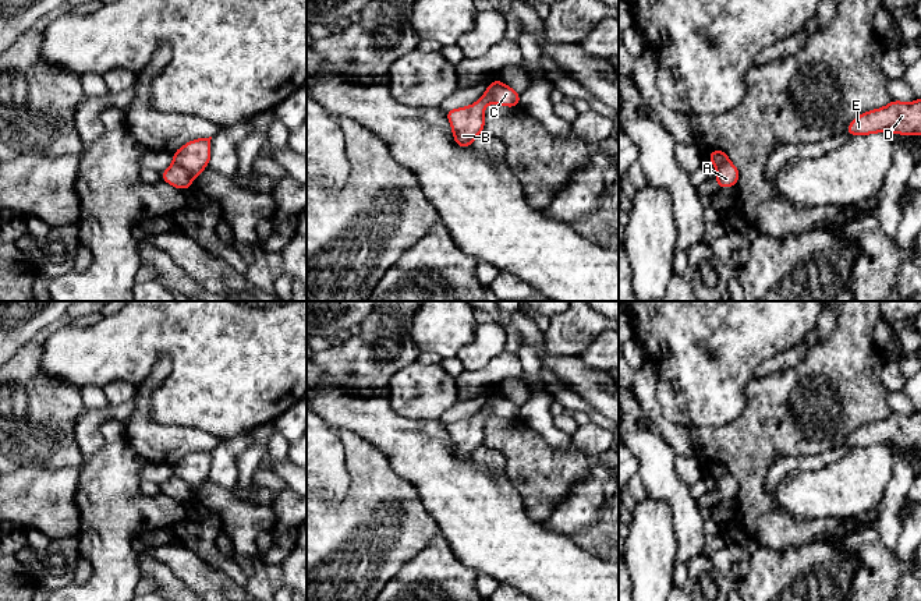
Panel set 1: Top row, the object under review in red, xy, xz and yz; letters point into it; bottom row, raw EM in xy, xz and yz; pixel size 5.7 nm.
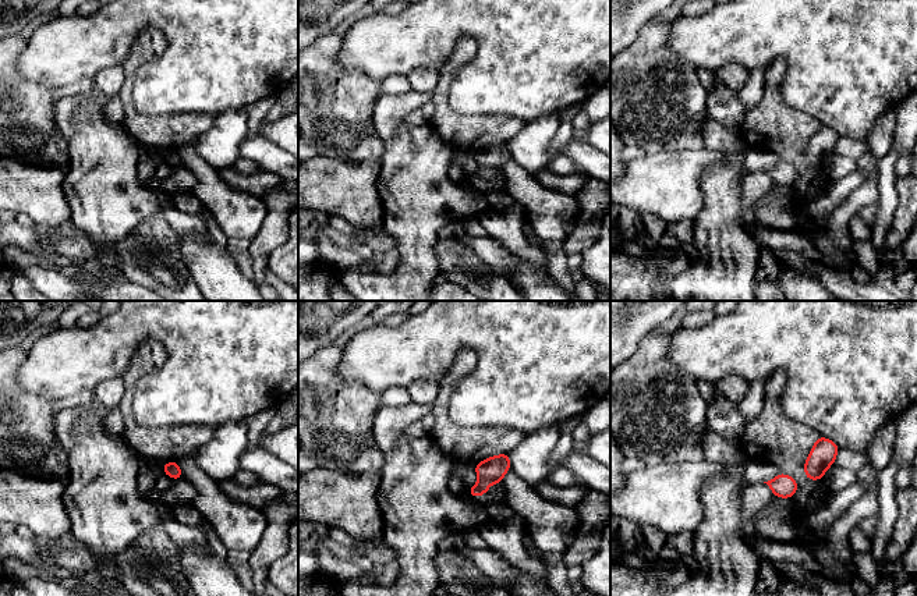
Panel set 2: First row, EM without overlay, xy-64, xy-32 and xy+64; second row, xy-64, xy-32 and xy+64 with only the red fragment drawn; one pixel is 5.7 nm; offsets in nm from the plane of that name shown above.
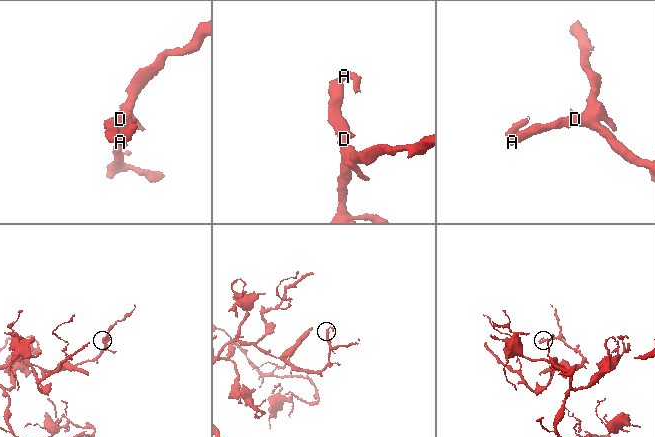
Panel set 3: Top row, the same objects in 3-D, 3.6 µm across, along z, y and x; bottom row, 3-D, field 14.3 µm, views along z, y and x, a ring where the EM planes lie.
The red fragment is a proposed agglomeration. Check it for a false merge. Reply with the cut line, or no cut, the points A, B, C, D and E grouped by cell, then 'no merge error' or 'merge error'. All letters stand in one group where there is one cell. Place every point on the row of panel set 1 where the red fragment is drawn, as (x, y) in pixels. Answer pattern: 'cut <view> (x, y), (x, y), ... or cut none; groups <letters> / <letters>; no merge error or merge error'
cut xy (174, 162), (183, 166), (192, 177); groups A B D E / C; merge error

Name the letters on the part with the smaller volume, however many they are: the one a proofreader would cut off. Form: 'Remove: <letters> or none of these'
Remove: C

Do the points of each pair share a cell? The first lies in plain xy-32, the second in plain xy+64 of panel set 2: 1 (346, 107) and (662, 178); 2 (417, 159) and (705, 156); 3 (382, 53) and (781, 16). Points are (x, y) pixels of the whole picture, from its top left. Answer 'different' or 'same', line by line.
1: different
2: different
3: same

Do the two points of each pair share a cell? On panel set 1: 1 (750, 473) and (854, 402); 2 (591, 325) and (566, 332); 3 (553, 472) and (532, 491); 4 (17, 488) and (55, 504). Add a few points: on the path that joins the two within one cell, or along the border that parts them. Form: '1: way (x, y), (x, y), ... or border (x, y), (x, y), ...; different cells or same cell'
1: way (774, 446), (814, 406), (828, 402); same cell
2: way (585, 325), (578, 325), (571, 332); same cell
3: way (548, 476), (538, 485); same cell
4: way (27, 497), (45, 499); same cell

